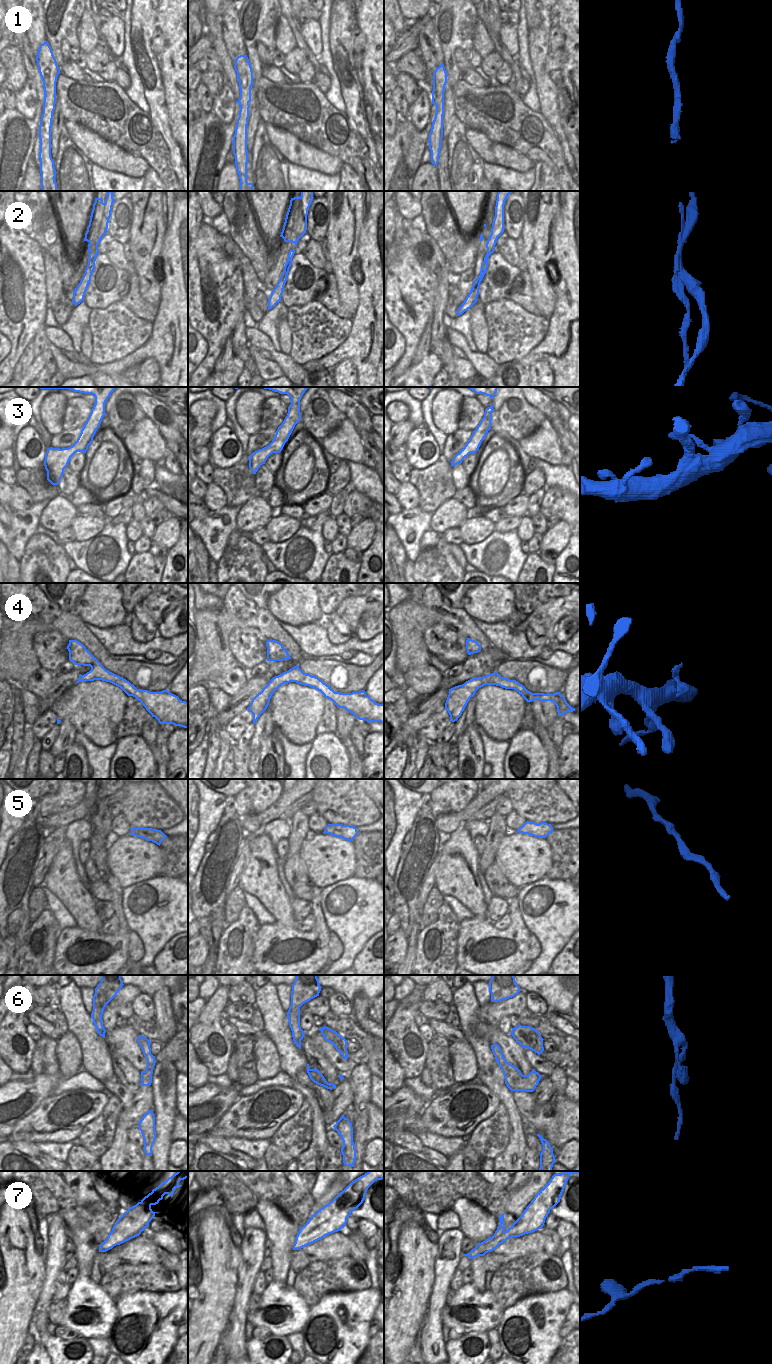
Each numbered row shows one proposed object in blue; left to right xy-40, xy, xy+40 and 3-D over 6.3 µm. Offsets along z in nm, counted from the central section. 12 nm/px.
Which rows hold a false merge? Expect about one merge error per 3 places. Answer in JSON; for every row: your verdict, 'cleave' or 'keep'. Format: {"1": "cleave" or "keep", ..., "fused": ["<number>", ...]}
{"1": "keep", "2": "cleave", "3": "keep", "4": "keep", "5": "keep", "6": "keep", "7": "keep", "fused": ["2"]}

